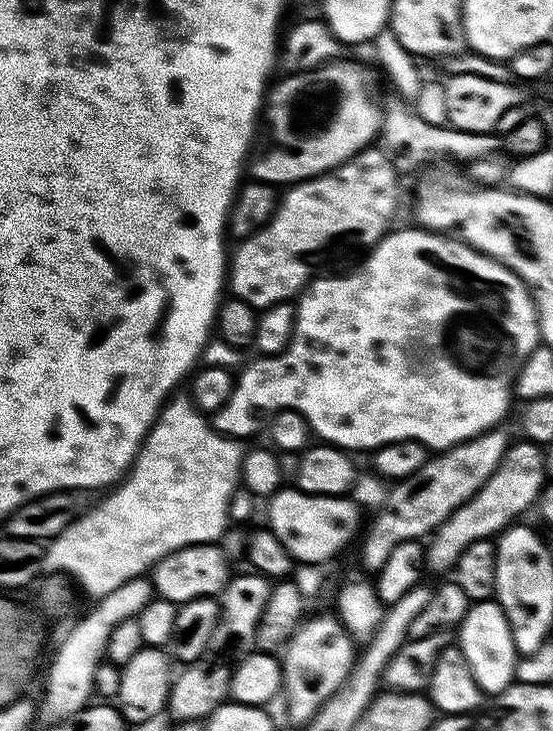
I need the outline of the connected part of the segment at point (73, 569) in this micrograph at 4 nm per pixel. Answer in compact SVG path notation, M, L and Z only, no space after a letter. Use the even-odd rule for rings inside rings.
M169 399L162 419L146 437L147 447L160 444L160 449L145 451L144 461L142 456L127 479L112 490L117 492L109 491L93 512L77 519L47 545L47 563L57 564L69 577L77 576L93 598L110 594L127 580L143 577L157 560L180 548L219 541L224 527L229 527L230 498L242 478L234 478L234 456L228 456L223 434L193 408L191 399Z

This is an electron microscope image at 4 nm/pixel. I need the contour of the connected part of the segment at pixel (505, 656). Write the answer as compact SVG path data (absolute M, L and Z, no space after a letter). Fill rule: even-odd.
M495 599L473 603L458 625L458 647L466 658L481 693L501 694L513 683L517 675L518 653L506 614Z

